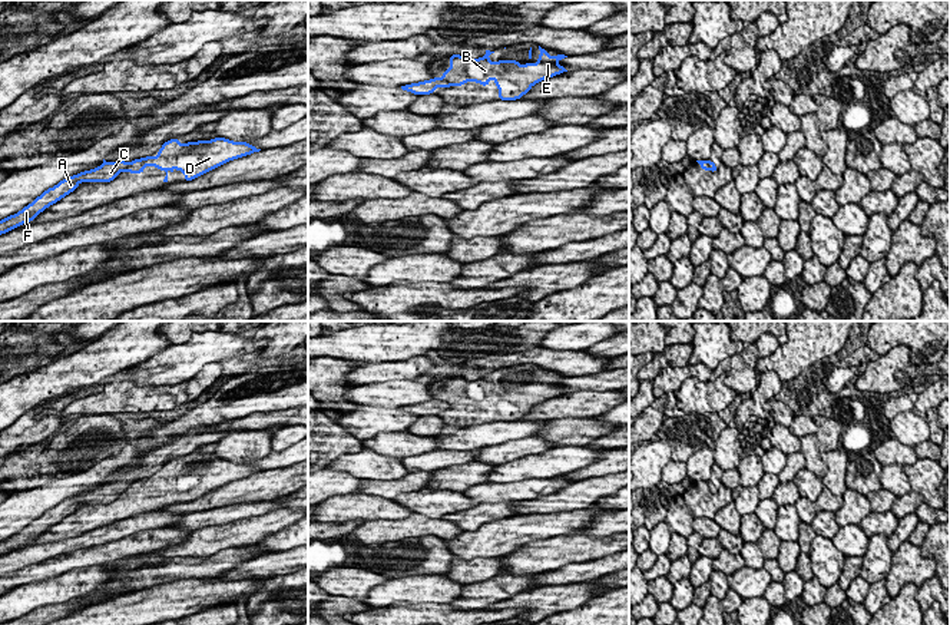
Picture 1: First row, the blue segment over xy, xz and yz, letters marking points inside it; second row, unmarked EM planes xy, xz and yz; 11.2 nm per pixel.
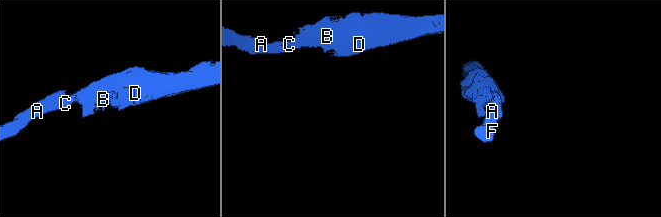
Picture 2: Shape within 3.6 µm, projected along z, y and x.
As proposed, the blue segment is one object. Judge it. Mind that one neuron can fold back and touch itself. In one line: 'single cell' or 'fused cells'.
fused cells

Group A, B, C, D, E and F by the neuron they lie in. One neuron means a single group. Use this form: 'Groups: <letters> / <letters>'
Groups: A C F / B D E

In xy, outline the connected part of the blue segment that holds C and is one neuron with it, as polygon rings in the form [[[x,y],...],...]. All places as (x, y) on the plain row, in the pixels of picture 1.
[[[103,480],[102,487],[80,493],[77,496],[60,502],[56,507],[44,512],[40,517],[37,517],[32,525],[24,528],[20,533],[0,542],[0,556],[14,550],[19,546],[33,542],[34,538],[43,533],[47,528],[56,525],[62,519],[73,513],[80,503],[110,503],[126,487],[128,483],[125,482],[106,483]]]

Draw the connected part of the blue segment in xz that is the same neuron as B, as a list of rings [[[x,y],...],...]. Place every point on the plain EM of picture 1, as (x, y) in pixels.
[[[540,367],[539,371],[539,383],[527,383],[523,387],[519,381],[497,381],[493,384],[489,381],[489,377],[494,373],[490,371],[486,371],[484,378],[474,381],[464,380],[457,374],[448,378],[450,390],[443,393],[441,401],[447,403],[448,407],[463,407],[466,403],[477,403],[481,407],[489,407],[489,400],[491,399],[491,403],[497,406],[497,411],[500,413],[500,421],[516,421],[526,416],[533,406],[567,393],[556,384],[567,377],[560,374],[556,378],[549,377],[547,371]]]

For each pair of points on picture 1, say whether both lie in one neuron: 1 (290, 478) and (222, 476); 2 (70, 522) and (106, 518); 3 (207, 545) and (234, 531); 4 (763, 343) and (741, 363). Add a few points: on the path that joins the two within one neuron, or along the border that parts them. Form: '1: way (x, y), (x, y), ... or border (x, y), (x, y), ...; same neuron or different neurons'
1: border (260, 470), (229, 480), (215, 489); different neurons
2: way (79, 522), (85, 518), (98, 518); same neuron
3: way (214, 538), (227, 535); same neuron
4: way (757, 349), (747, 359); same neuron

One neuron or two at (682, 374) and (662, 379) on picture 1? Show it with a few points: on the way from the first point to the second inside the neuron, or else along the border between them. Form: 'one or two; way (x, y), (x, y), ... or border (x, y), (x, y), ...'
one; way (678, 374), (667, 379)

